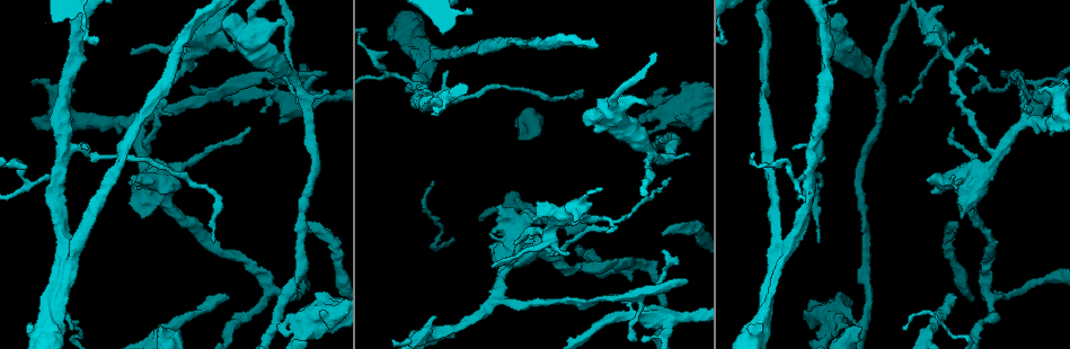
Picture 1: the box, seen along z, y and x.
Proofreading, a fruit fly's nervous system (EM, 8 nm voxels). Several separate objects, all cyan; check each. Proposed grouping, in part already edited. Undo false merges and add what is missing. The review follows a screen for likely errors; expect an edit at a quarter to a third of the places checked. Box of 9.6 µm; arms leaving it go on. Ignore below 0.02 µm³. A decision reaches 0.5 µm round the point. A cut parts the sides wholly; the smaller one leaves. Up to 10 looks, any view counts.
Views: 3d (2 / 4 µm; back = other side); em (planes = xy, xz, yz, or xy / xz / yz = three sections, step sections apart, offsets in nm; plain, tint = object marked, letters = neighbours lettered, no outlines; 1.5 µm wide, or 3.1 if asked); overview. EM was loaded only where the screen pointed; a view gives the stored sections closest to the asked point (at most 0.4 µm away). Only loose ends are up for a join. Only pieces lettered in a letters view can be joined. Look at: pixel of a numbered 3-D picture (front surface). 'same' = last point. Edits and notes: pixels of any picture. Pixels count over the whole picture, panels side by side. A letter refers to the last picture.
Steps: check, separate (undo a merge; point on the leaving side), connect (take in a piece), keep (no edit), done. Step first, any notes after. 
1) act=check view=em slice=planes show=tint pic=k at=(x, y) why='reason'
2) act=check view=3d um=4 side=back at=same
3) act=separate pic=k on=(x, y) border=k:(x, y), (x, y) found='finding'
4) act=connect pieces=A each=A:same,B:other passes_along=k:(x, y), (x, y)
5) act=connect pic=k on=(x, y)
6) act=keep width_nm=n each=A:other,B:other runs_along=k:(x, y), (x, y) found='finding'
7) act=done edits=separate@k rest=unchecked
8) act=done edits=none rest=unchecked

act=check view=em slice=planes show=tint pic=1 at=(947, 295) why='free end'

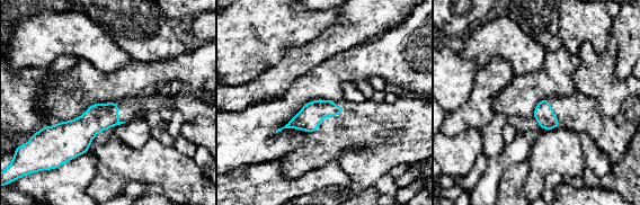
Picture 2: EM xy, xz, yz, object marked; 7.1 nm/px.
act=check view=em slice=planes show=letters at=same

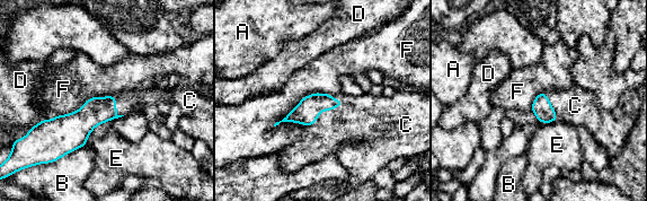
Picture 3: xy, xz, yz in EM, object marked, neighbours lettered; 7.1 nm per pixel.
act=connect pieces=C each=A:other,B:other,C:same,D:other,E:other,F:other found='the neuron continues'

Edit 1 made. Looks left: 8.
act=check view=overview why='see it whole again'

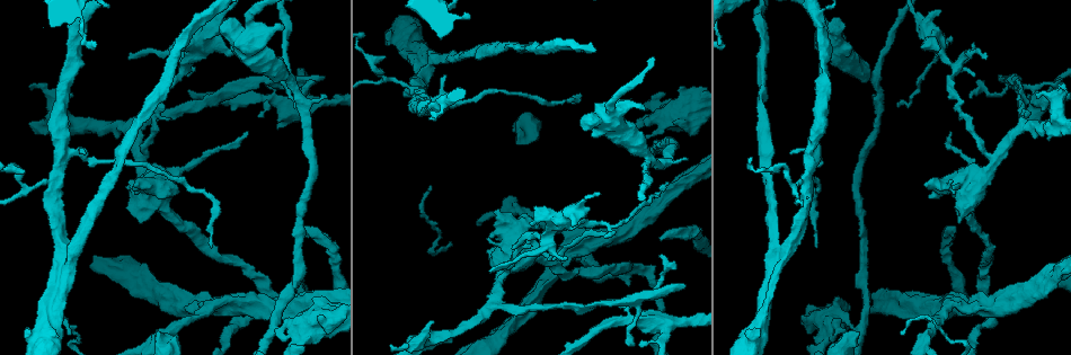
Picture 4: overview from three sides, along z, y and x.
act=check view=em slice=planes show=tint pic=4 at=(858, 331) why='free end'

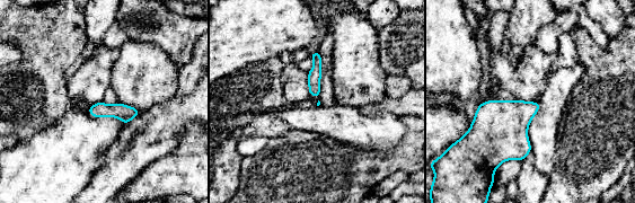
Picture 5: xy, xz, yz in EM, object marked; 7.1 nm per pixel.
act=check view=em slice=planes show=letters at=same

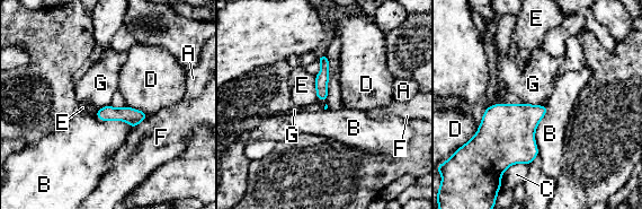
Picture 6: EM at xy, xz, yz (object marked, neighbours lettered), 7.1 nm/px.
act=keep each=A:other,B:other,C:other,D:other,E:other,F:other,G:other border=6:(524, 102), (545, 105) found='none of them fits'

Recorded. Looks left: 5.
act=check view=em slice=planes show=letters pic=4 at=(51, 336) why='sudden change in width'

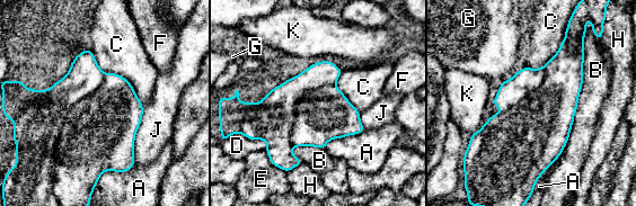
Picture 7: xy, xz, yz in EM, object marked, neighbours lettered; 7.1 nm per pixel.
act=separate pic=7 on=(96, 132) each=A:other,B:other,C:other,D:other,E:other,F:other,G:other,H:other,J:other,K:other border=7:(104, 73), (61, 124), (53, 166) found='a second neuron is stuck on'

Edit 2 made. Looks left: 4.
act=check view=3d um=4 pic=4 at=(838, 19) why='free end'

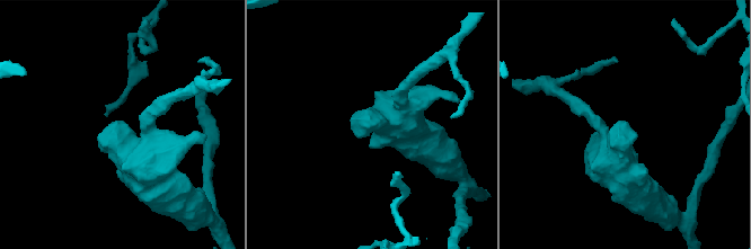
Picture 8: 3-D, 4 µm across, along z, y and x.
act=check view=em slice=planes show=letters pic=8 at=(627, 124) why='now the EM'

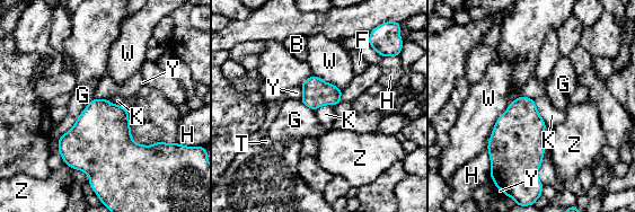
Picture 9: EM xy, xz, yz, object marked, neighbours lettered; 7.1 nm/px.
act=keep each=B:other,F:other,G:other,H:other,K:other,T:other,W:other,Y:other,Z:other border=9:(532, 99), (538, 114), (546, 123) found='none of them fits'

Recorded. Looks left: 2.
act=done edits=connect@3,separate@7 rest=unchecked

